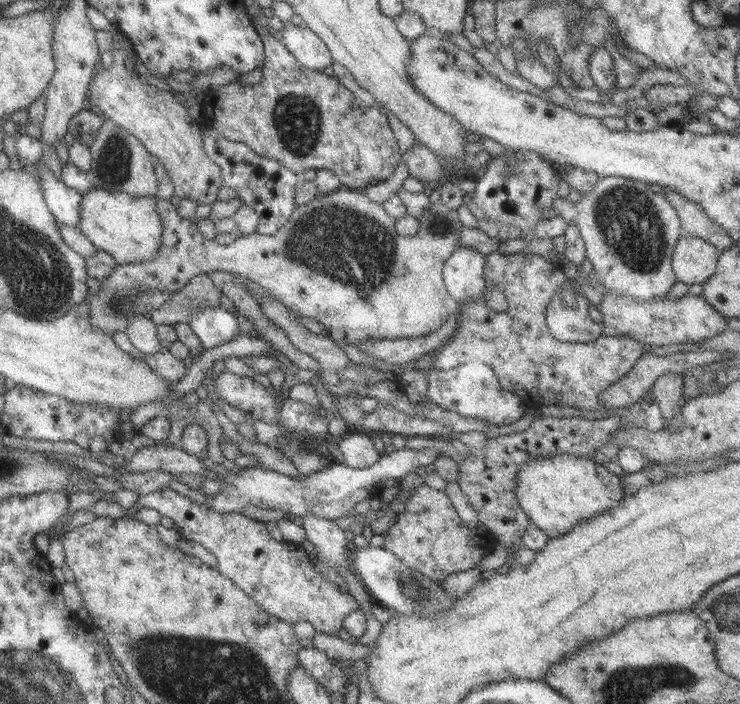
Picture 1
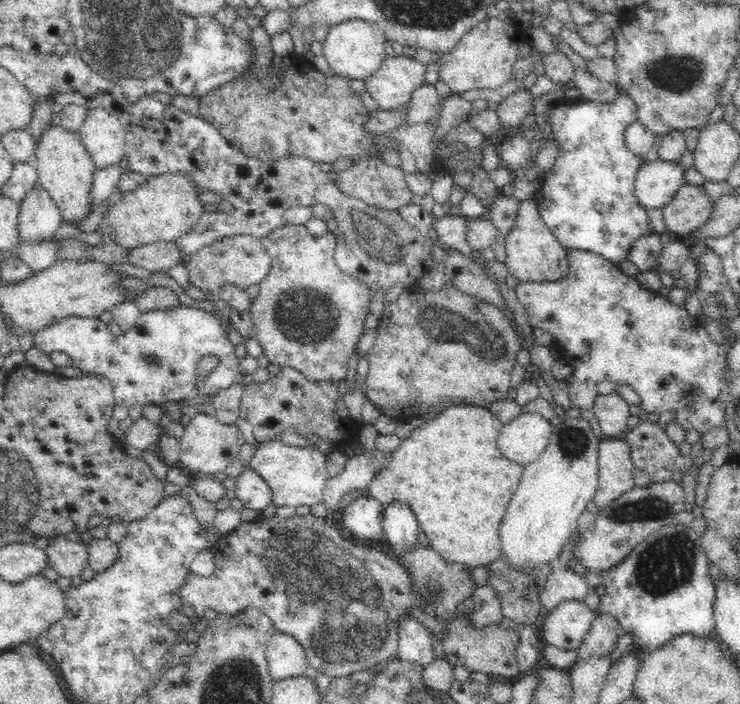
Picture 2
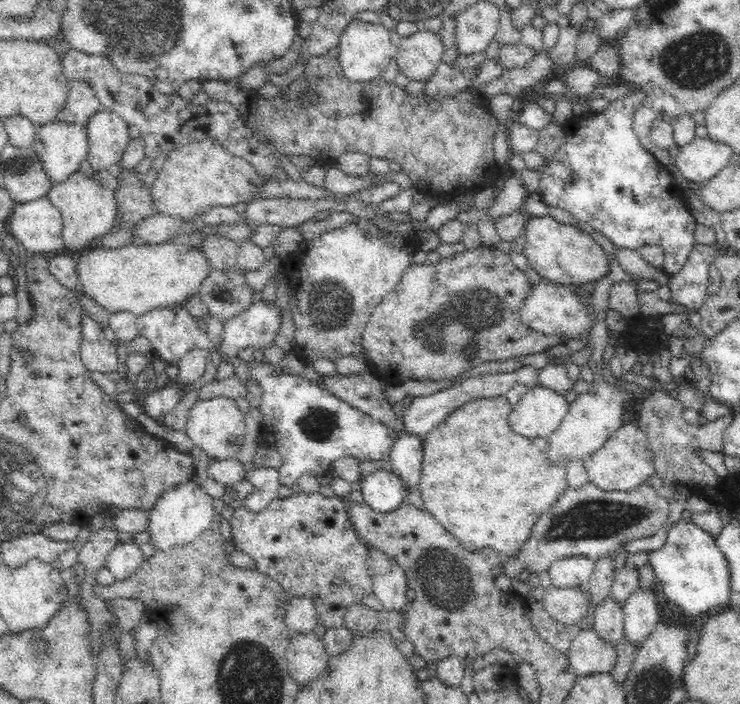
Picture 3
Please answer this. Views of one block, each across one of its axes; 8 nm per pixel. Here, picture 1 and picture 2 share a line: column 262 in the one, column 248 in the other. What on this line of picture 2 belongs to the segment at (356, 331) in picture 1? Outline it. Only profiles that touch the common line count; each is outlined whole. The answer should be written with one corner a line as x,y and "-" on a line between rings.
236,234
226,236
208,248
190,254
183,266
188,270
190,285
207,294
219,295
222,286
228,284
247,289
252,284
259,283
270,270
271,256
260,239
250,234

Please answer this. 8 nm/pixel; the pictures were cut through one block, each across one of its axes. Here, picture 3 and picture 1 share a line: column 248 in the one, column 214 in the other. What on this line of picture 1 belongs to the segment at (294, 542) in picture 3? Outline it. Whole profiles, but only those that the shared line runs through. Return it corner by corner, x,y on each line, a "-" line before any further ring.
166,488
152,492
147,495
139,495
136,502
139,510
142,507
153,508
160,512
162,516
168,516
174,521
174,528
177,532
196,544
201,544
207,548
218,560
217,569
230,580
233,580
248,596
251,596
268,614
277,617
294,626
298,622
310,622
315,631
325,632
332,636
338,636
343,628
344,619
350,612
359,608
356,599
347,591
342,592
338,584
329,580
325,575
316,571
314,560
310,558
306,550
300,545
290,541
275,540
268,526
264,521
248,518
243,513
237,512
216,512
207,504
200,504
196,500
191,500
180,495
173,489

